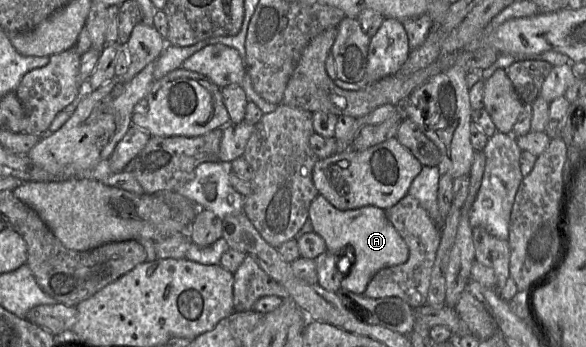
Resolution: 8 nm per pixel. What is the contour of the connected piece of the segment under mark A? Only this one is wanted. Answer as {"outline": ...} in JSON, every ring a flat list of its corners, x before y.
{"outline":[[318,195,309,207,309,217,313,232,322,237,327,251,332,254,354,254,349,272,341,281,341,289,363,294,374,275,383,268,403,264,409,250,388,220,385,210,376,206,365,206,353,210,339,210,322,195]]}

